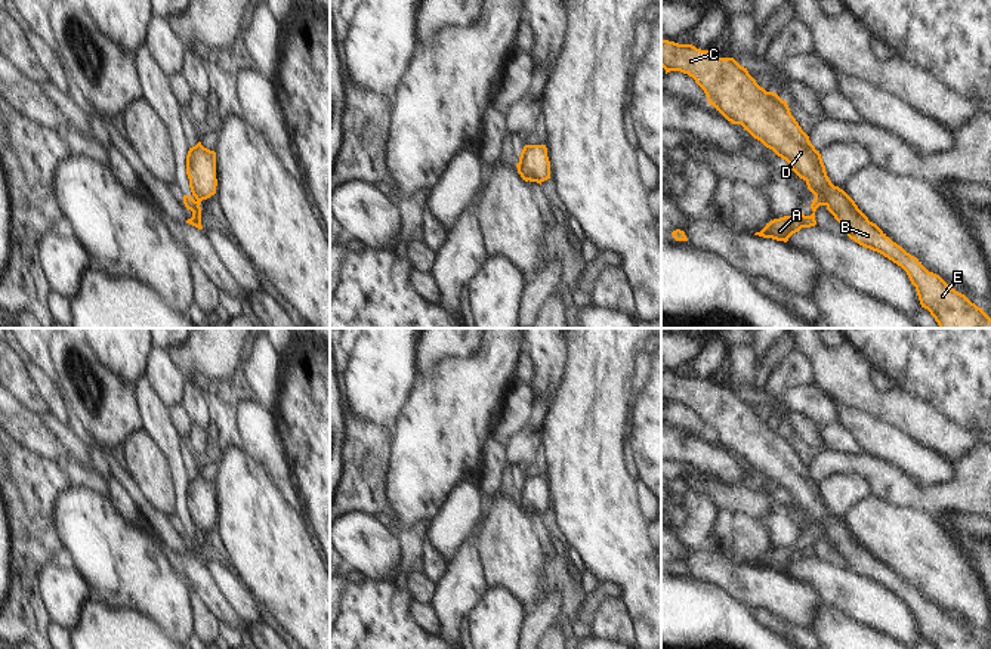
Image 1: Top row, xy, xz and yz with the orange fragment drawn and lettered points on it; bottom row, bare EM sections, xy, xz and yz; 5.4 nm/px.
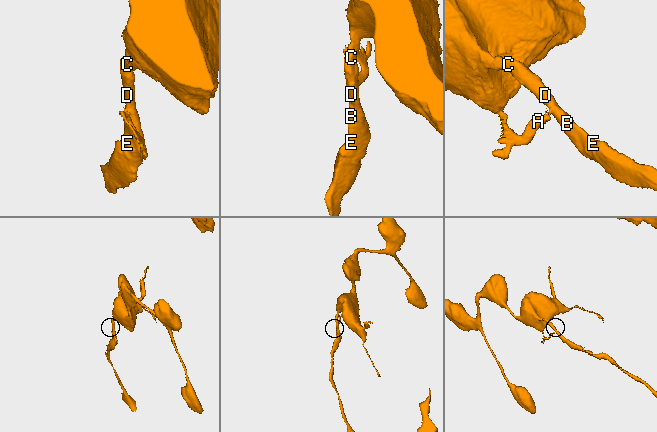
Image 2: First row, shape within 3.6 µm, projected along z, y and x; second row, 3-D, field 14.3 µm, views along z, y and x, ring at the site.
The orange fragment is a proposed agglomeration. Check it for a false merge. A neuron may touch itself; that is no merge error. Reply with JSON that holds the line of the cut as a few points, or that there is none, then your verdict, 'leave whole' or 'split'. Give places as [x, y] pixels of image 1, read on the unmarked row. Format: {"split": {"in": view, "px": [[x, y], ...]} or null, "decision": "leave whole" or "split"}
{"split": {"in": "yz", "px": [[815, 525], [821, 535]]}, "decision": "split"}

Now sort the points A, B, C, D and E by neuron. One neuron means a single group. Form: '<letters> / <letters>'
A / B C D E

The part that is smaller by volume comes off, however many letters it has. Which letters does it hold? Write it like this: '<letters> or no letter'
A

